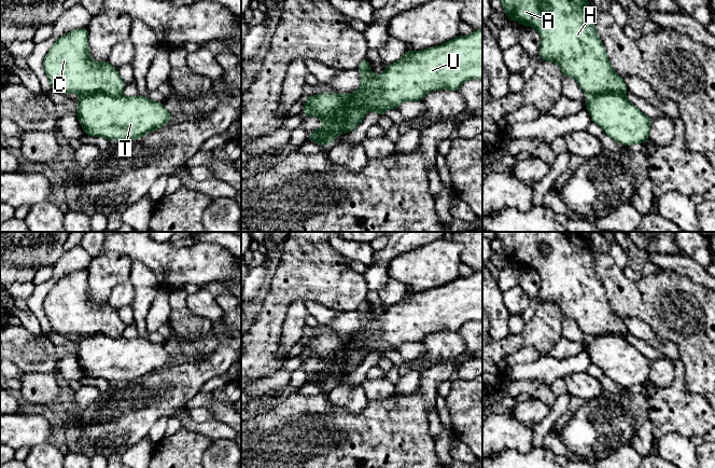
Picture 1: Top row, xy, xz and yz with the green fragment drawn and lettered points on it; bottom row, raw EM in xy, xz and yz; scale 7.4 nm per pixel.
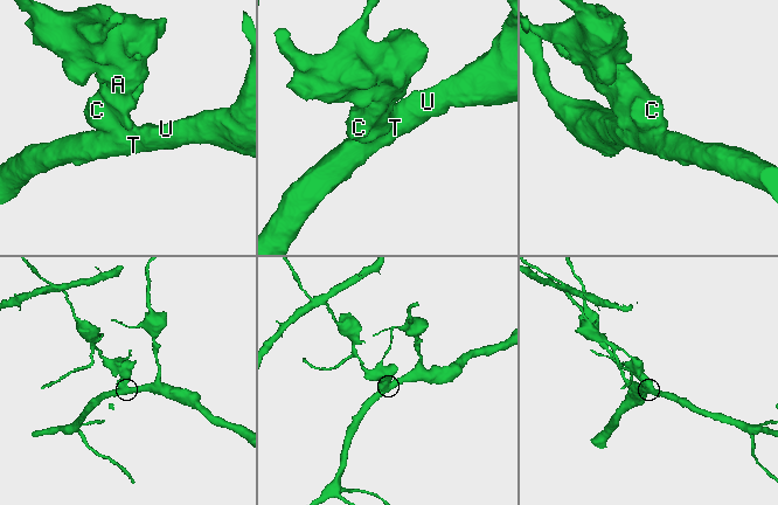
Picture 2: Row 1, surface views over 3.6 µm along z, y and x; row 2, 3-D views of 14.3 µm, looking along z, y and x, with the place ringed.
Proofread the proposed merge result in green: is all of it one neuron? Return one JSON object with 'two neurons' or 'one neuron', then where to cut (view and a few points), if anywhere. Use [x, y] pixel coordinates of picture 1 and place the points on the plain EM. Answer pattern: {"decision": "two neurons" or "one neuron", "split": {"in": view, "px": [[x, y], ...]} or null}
{"decision": "two neurons", "split": {"in": "xz", "px": [[374, 317], [328, 366], [321, 369], [319, 377], [322, 382]]}}

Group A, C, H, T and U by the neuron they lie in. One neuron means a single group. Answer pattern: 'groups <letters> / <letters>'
groups A C H / T U

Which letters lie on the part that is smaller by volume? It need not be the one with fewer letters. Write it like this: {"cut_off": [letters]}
{"cut_off": ["A", "C", "H"]}

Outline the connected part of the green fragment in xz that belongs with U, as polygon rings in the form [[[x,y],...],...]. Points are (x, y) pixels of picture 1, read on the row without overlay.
[[[482,269],[468,277],[458,277],[448,284],[421,292],[410,292],[403,299],[385,308],[385,312],[374,317],[363,333],[353,338],[347,347],[339,352],[330,367],[321,368],[319,377],[322,382],[332,385],[335,377],[345,370],[347,357],[352,349],[365,348],[365,356],[376,352],[379,358],[385,357],[389,349],[398,352],[404,343],[420,343],[423,339],[437,331],[458,333],[461,327],[473,320],[482,321]]]

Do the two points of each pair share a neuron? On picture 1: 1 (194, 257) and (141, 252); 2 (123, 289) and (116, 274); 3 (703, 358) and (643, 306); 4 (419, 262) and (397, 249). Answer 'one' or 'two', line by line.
1: one
2: two
3: one
4: two

